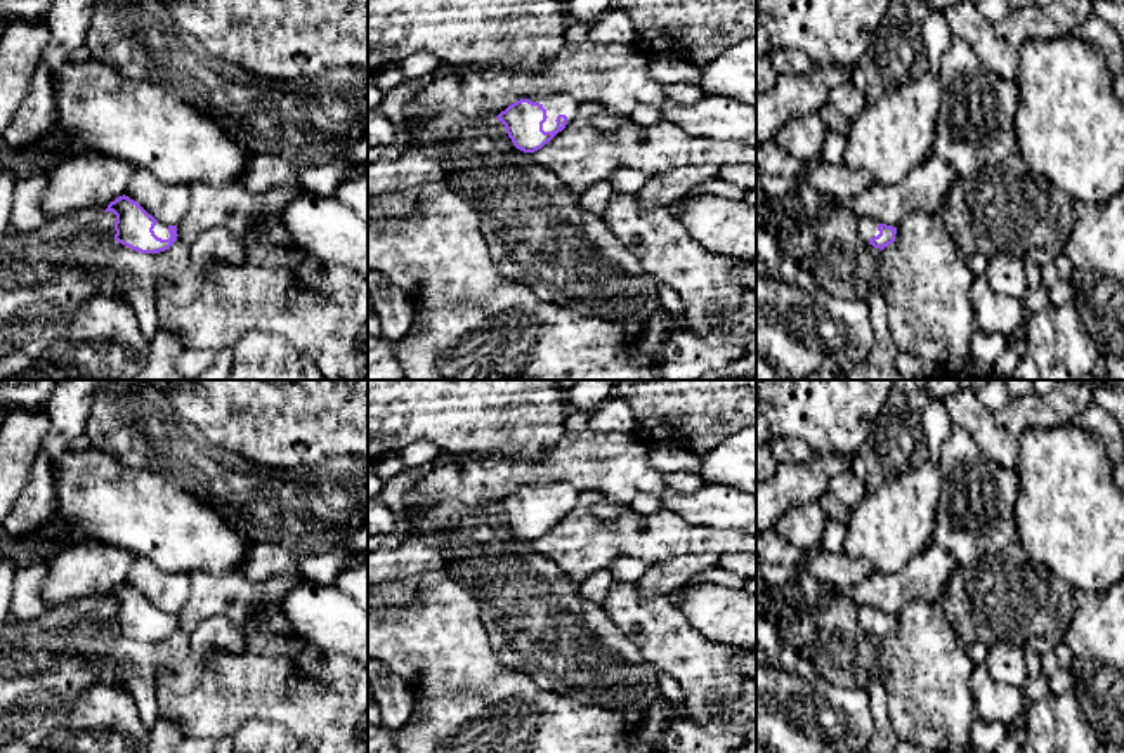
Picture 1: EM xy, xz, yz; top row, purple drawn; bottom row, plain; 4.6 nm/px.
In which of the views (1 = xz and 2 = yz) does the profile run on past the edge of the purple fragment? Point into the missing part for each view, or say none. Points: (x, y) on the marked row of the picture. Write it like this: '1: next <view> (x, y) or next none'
1: next xz (566, 104)
2: next yz (868, 228)

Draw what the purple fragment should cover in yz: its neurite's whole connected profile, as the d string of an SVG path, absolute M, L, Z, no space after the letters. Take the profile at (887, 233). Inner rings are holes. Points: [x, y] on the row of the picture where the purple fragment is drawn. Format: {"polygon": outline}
{"polygon": "M859 217L859 234L862 241L871 248L883 250L897 238L897 227L886 226L872 217Z"}

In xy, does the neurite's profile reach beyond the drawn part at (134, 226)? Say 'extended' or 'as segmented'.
extended

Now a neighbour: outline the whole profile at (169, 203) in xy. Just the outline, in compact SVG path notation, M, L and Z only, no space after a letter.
M137 167L125 196L137 201L149 215L167 226L179 226L189 210L189 187L165 184L154 174Z

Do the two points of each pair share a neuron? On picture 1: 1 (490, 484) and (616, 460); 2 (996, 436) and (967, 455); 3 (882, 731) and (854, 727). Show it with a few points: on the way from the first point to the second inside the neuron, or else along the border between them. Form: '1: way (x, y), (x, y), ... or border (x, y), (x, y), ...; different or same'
1: way (521, 472), (543, 472), (571, 460), (585, 460); same
2: border (953, 424), (960, 425), (989, 458), (1012, 469); different
3: border (864, 689), (869, 700), (873, 734); different

